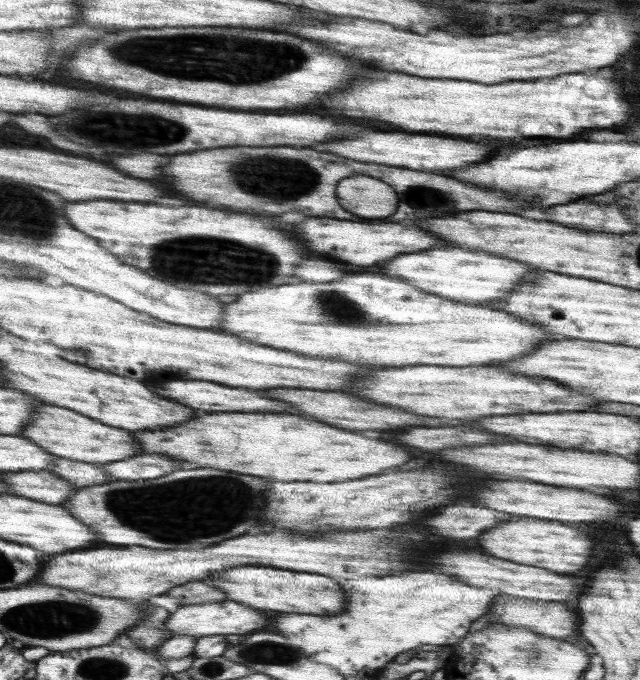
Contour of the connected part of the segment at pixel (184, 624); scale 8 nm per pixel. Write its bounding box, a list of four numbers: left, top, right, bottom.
[166,602,270,636]

